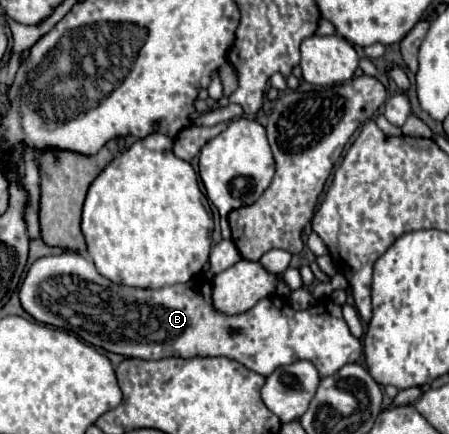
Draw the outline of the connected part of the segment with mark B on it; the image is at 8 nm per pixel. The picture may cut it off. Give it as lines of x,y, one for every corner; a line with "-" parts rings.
65,251
61,255
37,259
19,291
23,309
39,323
63,329
71,335
77,335
85,343
137,359
163,359
163,357
227,357
239,361
249,371
255,371
263,377
271,375
277,367
289,365
297,359
311,361
319,375
333,375
347,363
355,363
361,355
361,341
349,331
341,307
331,301
321,301
321,311
305,309
293,311
289,303
279,295
269,295
261,299
255,307
239,315
221,315
209,307
209,281
205,277
191,279
187,283
163,287
163,289
135,289
125,285
115,285
103,275
97,273
93,261
81,257
75,251

